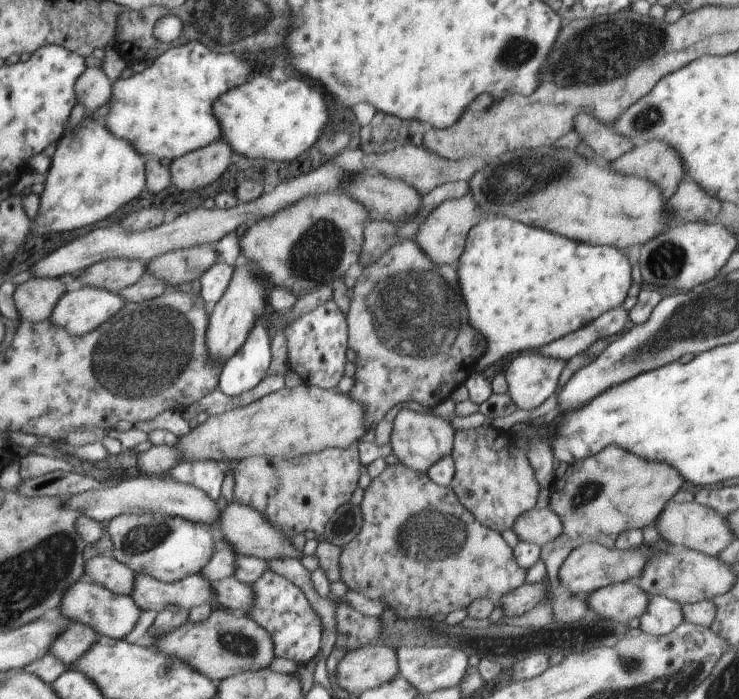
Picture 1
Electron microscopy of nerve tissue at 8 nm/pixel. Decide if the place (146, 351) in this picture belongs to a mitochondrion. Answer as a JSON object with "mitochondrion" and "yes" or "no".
{"mitochondrion":"yes"}

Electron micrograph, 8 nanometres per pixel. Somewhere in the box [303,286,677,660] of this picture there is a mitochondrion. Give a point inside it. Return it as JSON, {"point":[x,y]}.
{"point":[428,538]}

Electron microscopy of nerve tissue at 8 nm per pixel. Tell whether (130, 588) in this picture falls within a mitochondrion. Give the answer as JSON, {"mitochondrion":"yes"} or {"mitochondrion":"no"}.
{"mitochondrion":"no"}

